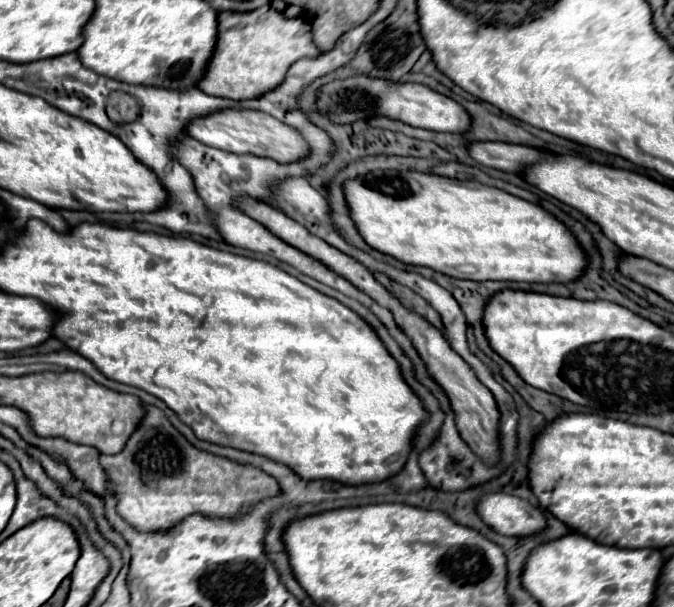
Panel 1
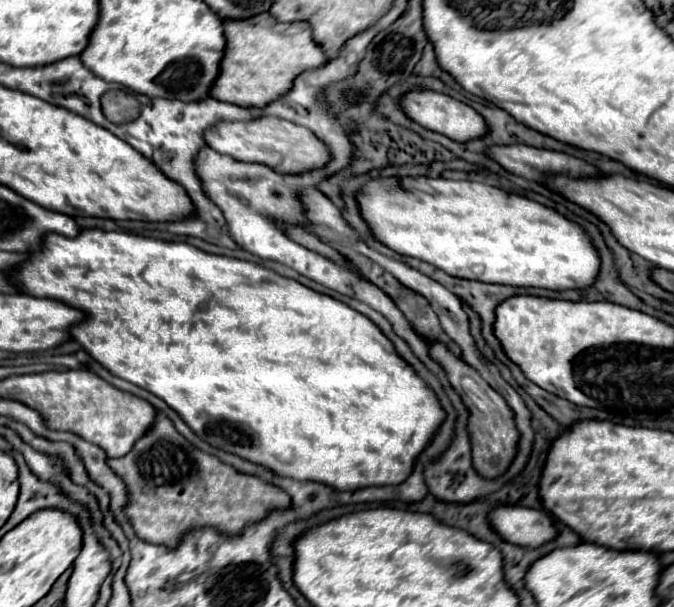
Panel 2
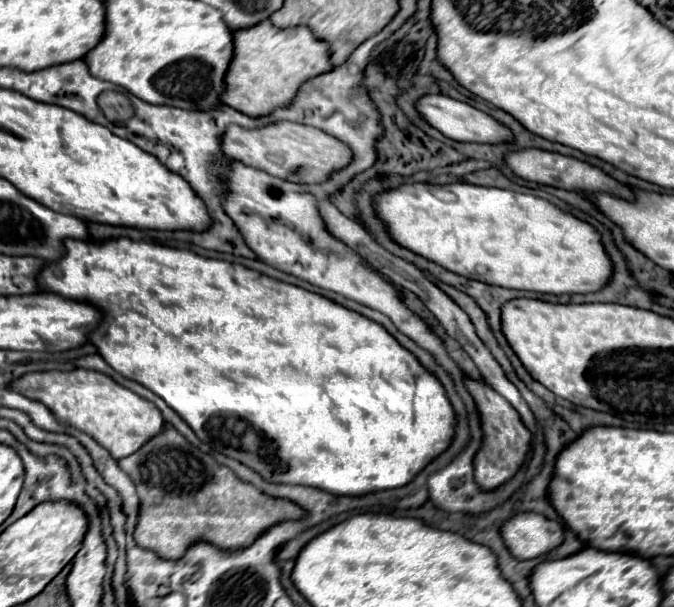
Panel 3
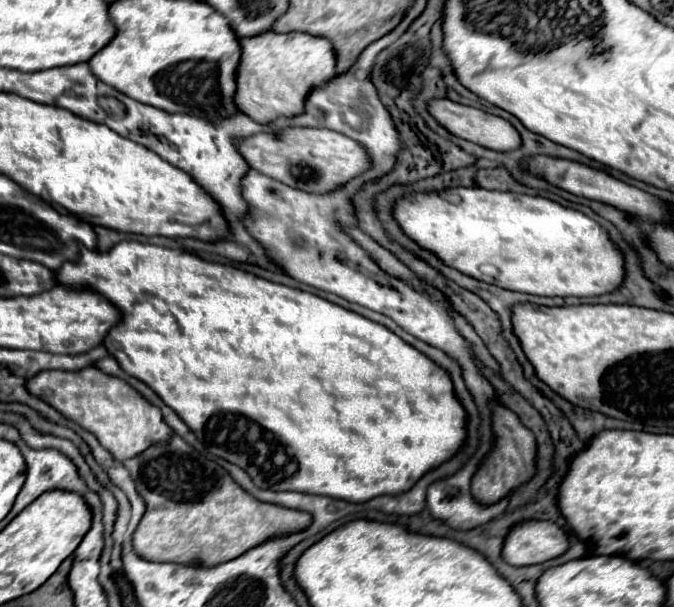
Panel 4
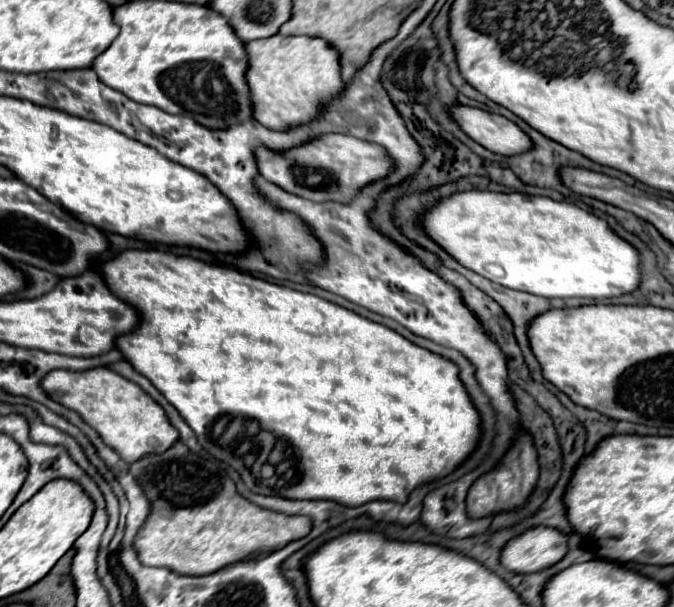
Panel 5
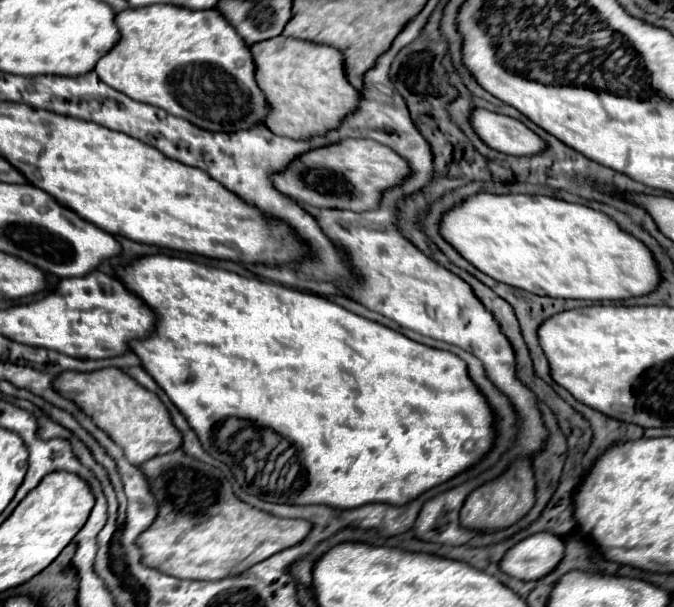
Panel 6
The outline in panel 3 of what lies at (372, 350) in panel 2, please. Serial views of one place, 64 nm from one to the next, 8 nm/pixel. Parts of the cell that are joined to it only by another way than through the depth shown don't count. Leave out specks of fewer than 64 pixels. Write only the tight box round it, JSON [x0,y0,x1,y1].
[38,238,456,496]

